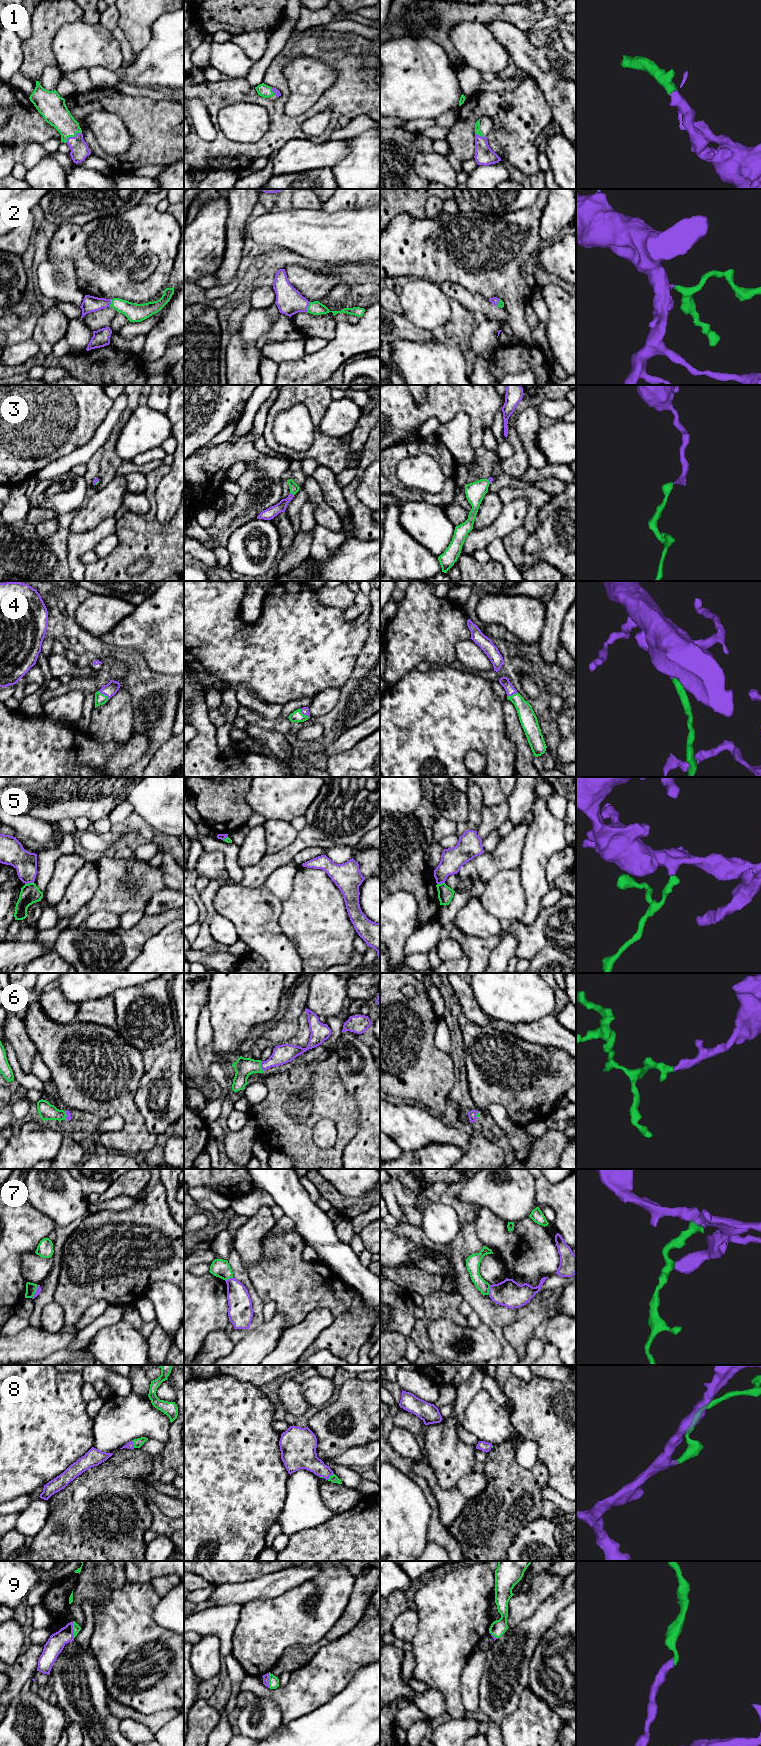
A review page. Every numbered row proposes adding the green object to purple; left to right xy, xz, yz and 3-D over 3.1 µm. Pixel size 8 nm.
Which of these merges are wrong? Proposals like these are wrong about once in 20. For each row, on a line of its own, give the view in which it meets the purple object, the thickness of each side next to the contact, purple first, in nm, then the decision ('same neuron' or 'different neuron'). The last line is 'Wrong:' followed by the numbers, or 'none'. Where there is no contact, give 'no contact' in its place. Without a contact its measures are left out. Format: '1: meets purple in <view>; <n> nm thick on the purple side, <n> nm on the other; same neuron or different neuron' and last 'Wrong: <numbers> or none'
1: meets purple in xy; 140 nm thick on the purple side, 200 nm on the other; same neuron
2: meets purple in xz; 220 nm thick on the purple side, 110 nm on the other; same neuron
3: meets purple in xz; 90 nm thick on the purple side, 80 nm on the other; same neuron
4: meets purple in xy; 100 nm thick on the purple side, 90 nm on the other; same neuron
5: meets purple in xy; 180 nm thick on the purple side, 160 nm on the other; different neuron
6: meets purple in xz; 160 nm thick on the purple side, 150 nm on the other; same neuron
7: meets purple in yz; 220 nm thick on the purple side, 110 nm on the other; different neuron
8: meets purple in xy; 60 nm thick on the purple side, 70 nm on the other; same neuron
9: meets purple in xy; 140 nm thick on the purple side, 60 nm on the other; same neuron
Wrong: 5, 7

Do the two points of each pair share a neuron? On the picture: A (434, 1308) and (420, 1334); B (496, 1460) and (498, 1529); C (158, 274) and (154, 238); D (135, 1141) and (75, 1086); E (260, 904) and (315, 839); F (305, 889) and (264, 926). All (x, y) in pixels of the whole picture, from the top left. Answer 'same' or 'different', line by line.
A: same
B: same
C: same
D: same
E: different
F: different

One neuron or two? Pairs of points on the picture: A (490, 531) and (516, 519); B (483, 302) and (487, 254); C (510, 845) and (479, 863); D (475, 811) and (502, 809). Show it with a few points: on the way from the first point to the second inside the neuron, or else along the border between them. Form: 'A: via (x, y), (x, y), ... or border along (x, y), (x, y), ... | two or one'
A: via (496, 530), (510, 519) | one
B: border along (462, 286), (488, 299) | two
C: via (502, 853), (493, 863), (487, 863) | one
D: border along (484, 806), (481, 809), (481, 822), (478, 826) | two

